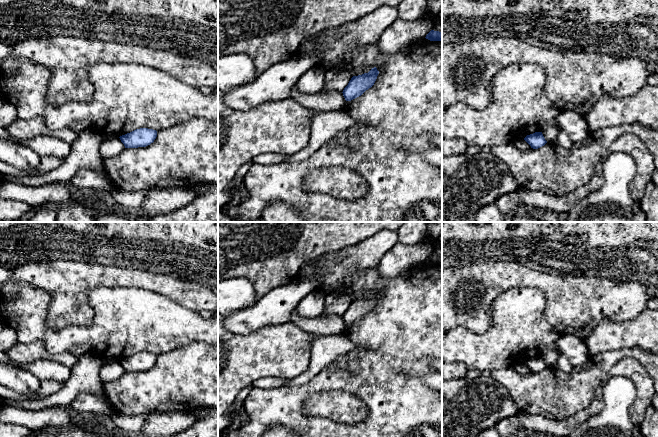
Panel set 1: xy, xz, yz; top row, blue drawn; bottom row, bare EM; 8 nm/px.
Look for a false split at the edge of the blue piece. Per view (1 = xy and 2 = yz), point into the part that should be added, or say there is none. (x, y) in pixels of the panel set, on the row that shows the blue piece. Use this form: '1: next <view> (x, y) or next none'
1: next none
2: next none

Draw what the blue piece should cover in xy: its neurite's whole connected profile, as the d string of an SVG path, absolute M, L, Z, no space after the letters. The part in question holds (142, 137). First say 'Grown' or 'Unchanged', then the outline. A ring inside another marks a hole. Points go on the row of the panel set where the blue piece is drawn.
Unchanged. M148 128L136 129L130 133L120 136L121 142L125 148L146 147L154 142L157 137L157 131Z

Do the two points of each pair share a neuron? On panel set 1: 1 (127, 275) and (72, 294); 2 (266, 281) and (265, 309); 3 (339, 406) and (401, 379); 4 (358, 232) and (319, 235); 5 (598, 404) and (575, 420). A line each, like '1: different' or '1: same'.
1: same
2: different
3: different
4: same
5: same

